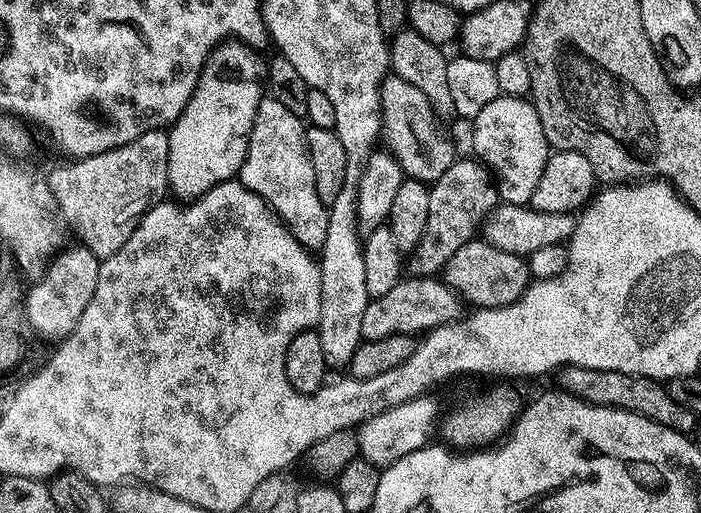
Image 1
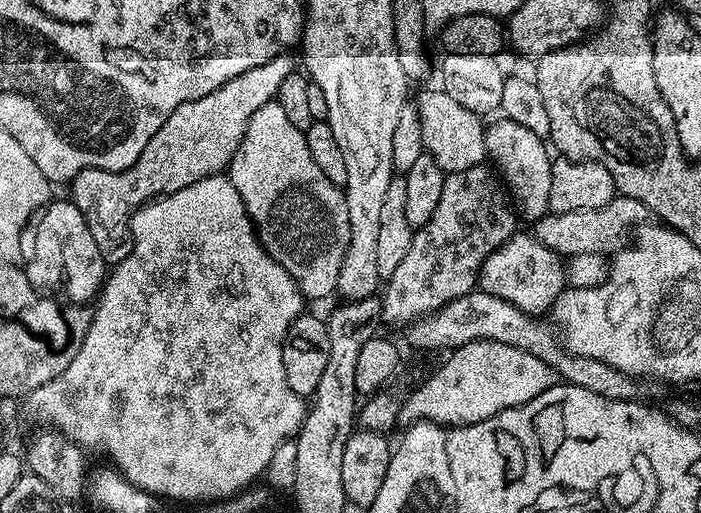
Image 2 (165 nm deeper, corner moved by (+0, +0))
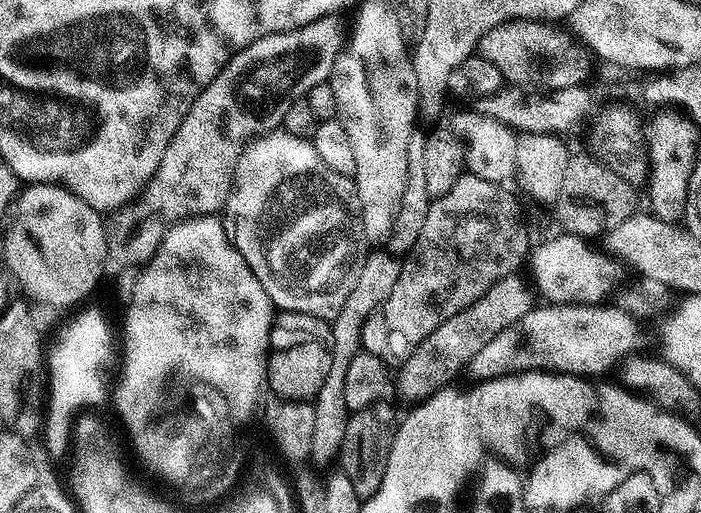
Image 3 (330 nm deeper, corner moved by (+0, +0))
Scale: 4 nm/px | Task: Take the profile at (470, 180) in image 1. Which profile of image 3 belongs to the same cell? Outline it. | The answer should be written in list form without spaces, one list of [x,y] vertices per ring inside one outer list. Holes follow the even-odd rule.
[[[465,174],[458,178],[458,182],[454,182],[454,186],[450,186],[450,190],[446,190],[446,194],[435,197],[429,203],[424,235],[403,257],[398,282],[394,282],[390,298],[386,298],[386,302],[374,309],[370,318],[366,318],[360,339],[363,351],[380,356],[386,362],[407,360],[440,323],[478,301],[499,279],[521,271],[520,263],[523,260],[525,263],[530,256],[528,224],[524,221],[524,212],[515,194],[506,189],[504,184]]]

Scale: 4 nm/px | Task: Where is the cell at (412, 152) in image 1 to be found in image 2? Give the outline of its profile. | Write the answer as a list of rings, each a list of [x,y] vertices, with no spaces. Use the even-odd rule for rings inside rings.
[[[439,87],[428,88],[420,92],[414,101],[414,109],[421,126],[421,146],[427,156],[438,162],[445,174],[461,172],[471,168],[479,168],[486,160],[486,142],[484,129],[486,127],[481,113],[466,110],[459,102],[454,102],[450,94]]]

